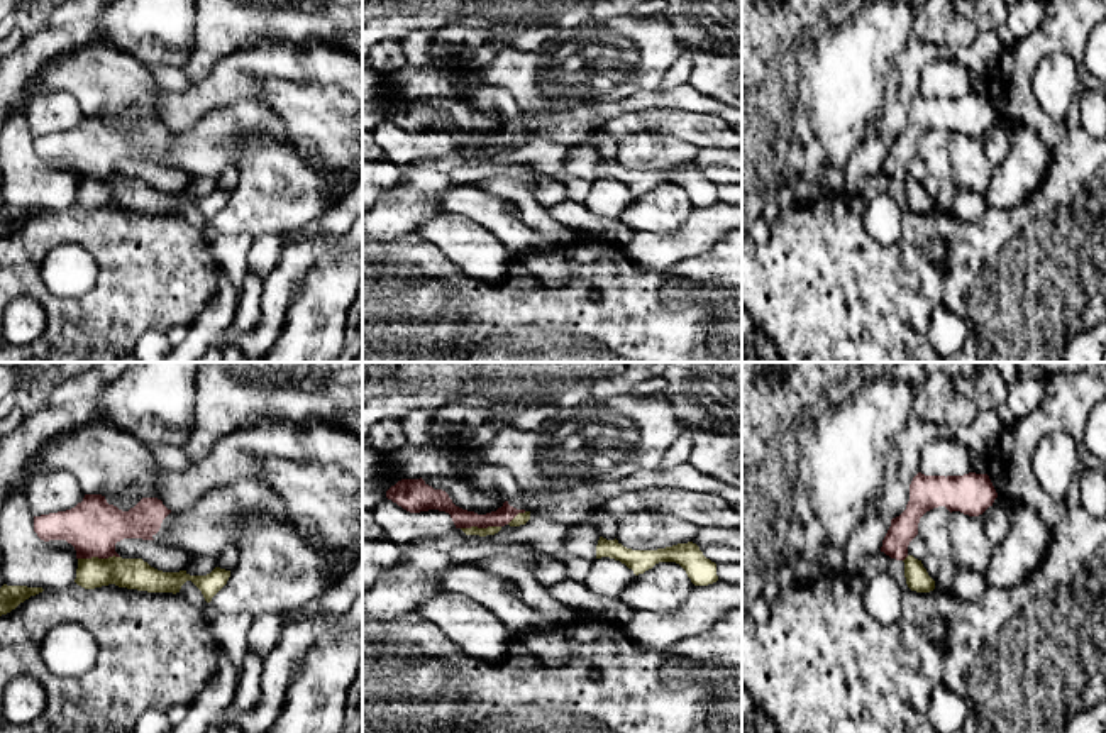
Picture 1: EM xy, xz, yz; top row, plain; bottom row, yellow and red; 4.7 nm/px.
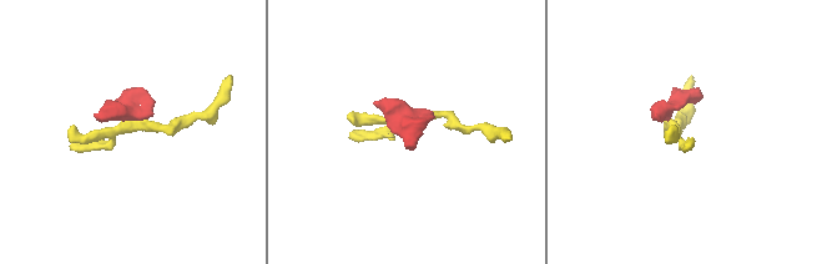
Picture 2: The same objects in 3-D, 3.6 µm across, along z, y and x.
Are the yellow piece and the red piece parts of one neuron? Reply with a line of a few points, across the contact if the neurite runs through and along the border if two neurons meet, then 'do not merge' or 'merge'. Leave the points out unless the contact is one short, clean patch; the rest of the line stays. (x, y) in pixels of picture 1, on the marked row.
xy (92, 573), (97, 567), (97, 557), (94, 527) | merge

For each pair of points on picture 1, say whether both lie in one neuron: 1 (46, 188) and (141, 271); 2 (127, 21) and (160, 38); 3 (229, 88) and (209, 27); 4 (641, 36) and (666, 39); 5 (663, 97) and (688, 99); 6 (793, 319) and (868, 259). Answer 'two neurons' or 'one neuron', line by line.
1: two neurons
2: one neuron
3: two neurons
4: one neuron
5: one neuron
6: one neuron

